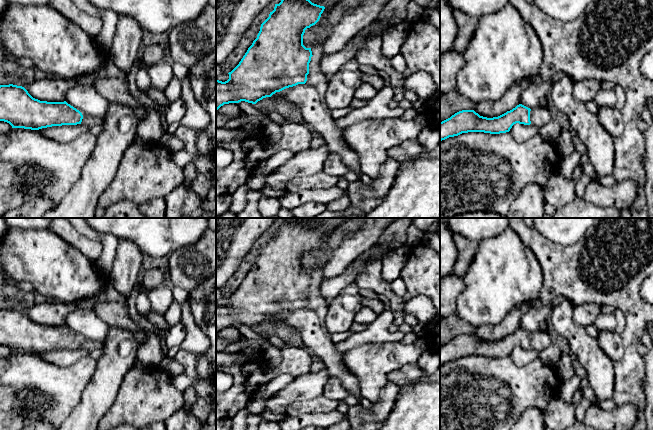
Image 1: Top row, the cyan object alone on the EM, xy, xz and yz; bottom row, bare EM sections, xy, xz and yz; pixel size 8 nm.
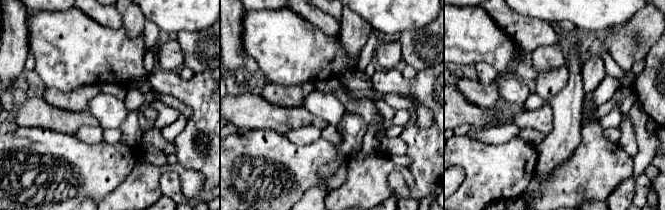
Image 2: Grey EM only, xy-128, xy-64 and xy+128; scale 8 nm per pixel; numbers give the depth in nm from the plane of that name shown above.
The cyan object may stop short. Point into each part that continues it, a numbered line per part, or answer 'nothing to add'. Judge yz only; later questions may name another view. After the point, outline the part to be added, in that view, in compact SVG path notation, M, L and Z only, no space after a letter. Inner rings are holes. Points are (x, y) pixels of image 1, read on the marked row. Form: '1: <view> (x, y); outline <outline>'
1: yz (539, 116); outline M538 106L531 109L530 111L530 121L532 125L537 127L542 127L553 120L552 114L549 108Z

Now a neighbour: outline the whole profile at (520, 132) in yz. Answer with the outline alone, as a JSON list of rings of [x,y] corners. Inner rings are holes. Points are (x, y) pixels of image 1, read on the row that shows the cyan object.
[[[516,123],[512,126],[509,133],[513,136],[513,138],[518,142],[525,142],[528,139],[539,135],[540,127],[535,125],[524,125]]]

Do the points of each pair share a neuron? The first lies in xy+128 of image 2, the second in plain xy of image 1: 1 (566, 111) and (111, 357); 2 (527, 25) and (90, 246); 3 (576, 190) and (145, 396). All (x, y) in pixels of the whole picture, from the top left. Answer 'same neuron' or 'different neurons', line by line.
1: same neuron
2: same neuron
3: same neuron

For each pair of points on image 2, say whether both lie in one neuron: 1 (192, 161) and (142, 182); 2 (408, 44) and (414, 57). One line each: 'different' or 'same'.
1: different
2: same

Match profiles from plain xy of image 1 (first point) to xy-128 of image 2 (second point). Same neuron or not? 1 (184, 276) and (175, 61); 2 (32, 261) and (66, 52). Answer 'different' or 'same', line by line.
1: different
2: same

